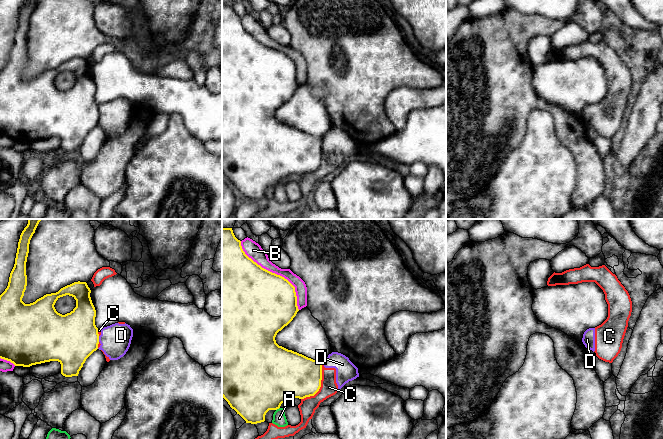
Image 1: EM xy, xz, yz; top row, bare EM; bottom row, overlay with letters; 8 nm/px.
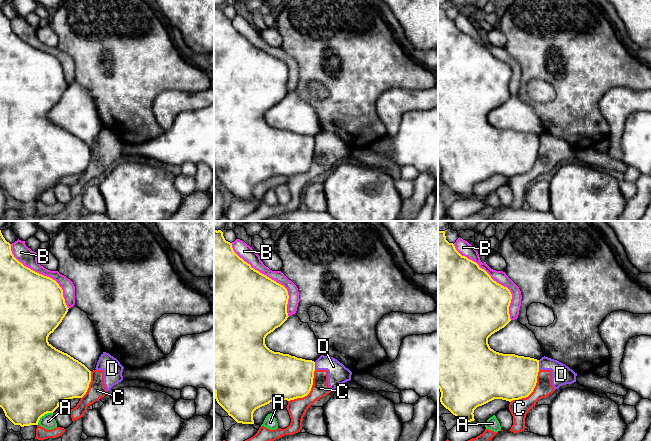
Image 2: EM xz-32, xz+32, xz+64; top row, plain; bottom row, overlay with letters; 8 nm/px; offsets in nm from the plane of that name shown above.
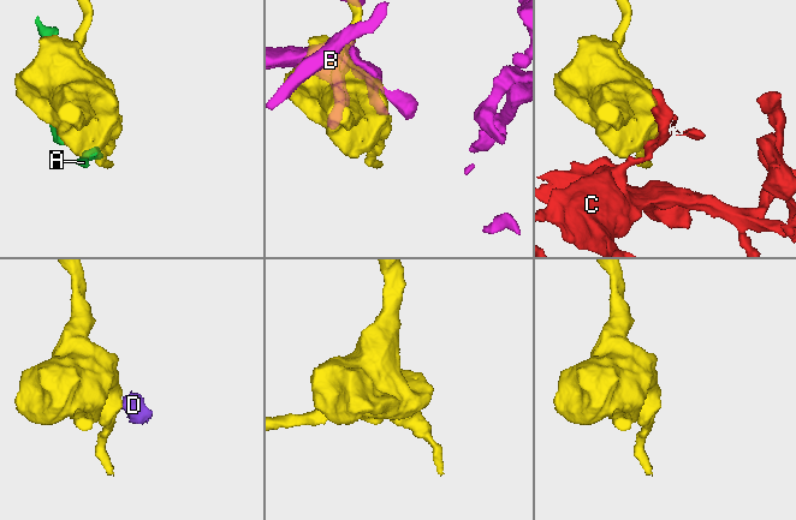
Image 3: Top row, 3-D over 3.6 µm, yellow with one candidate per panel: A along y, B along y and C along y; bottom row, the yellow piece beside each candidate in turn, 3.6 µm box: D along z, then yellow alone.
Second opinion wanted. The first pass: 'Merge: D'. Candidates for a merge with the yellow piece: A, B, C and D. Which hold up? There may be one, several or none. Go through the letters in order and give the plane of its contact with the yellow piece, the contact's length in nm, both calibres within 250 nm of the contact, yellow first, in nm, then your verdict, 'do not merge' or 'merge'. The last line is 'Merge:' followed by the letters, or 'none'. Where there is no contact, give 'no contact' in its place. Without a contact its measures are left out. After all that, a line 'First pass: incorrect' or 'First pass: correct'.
A: xz | 40 nm | 480/110 nm | do not merge
B: xz | 750 nm | 500/140 nm | do not merge
C: xz | 340 nm | 360/140 nm | do not merge
D: xy | 50 nm | 400/240 nm | do not merge
Merge: none
First pass: incorrect

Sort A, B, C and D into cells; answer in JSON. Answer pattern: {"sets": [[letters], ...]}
{"sets": [["A"], ["B"], ["C", "D"]]}

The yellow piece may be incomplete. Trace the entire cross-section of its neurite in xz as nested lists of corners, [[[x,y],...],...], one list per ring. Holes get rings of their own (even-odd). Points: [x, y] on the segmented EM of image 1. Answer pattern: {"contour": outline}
{"contour": [[[222,227],[222,397],[246,423],[264,422],[265,415],[269,410],[279,409],[282,403],[291,398],[304,399],[314,396],[321,387],[322,363],[279,346],[275,340],[277,333],[293,320],[298,311],[295,287],[284,277],[262,268],[249,258],[242,249],[241,241],[235,237],[232,228]]]}

